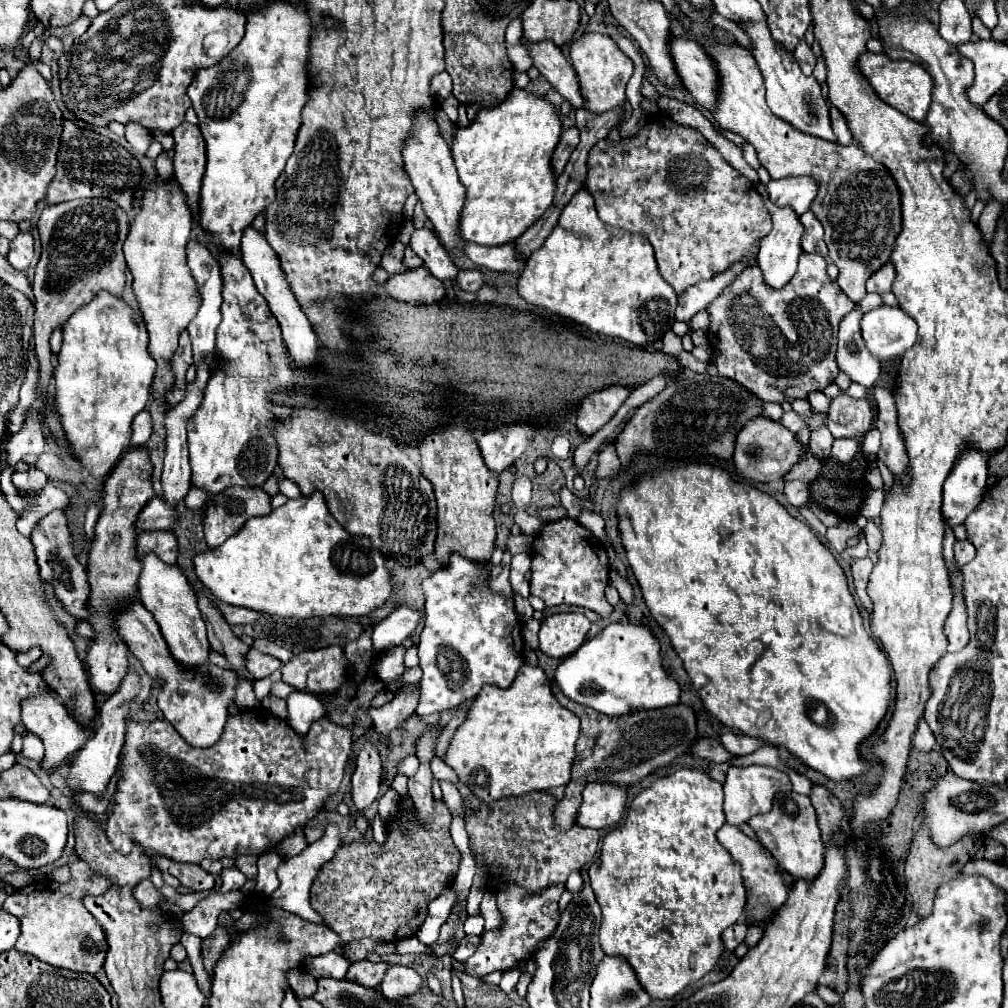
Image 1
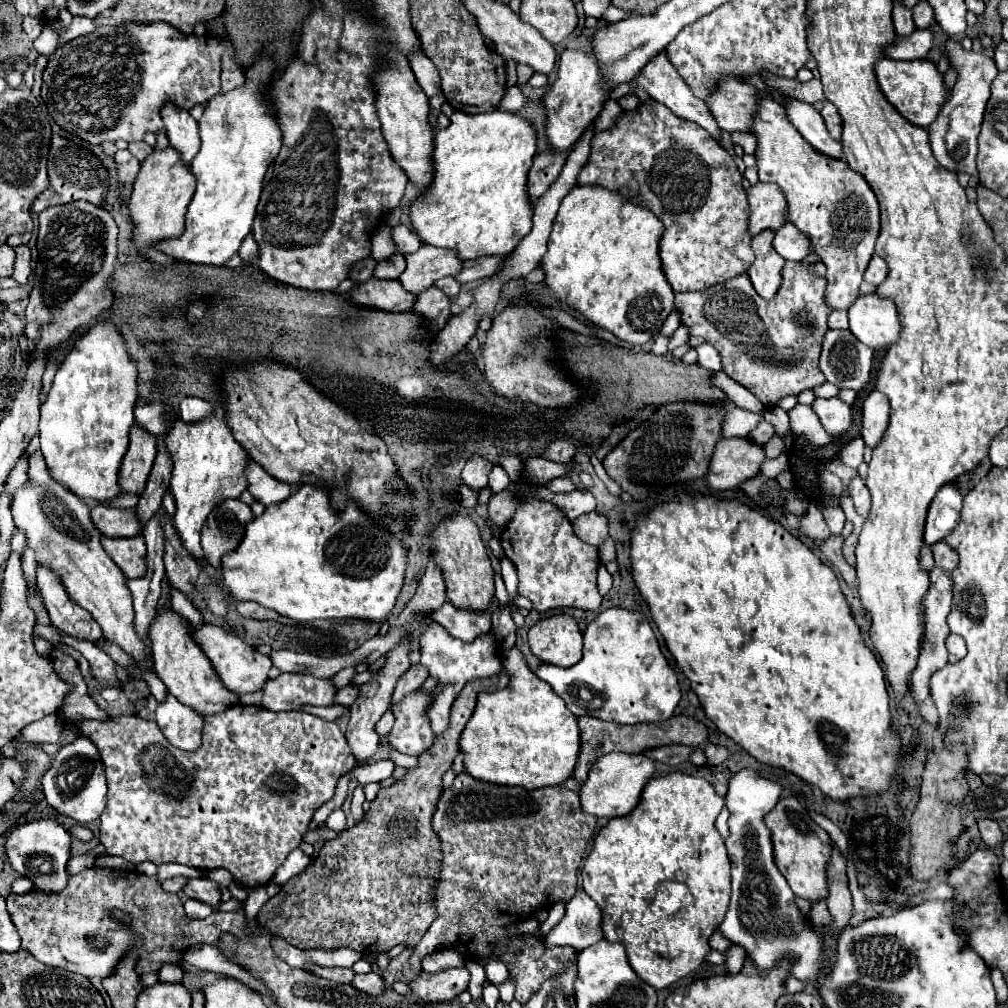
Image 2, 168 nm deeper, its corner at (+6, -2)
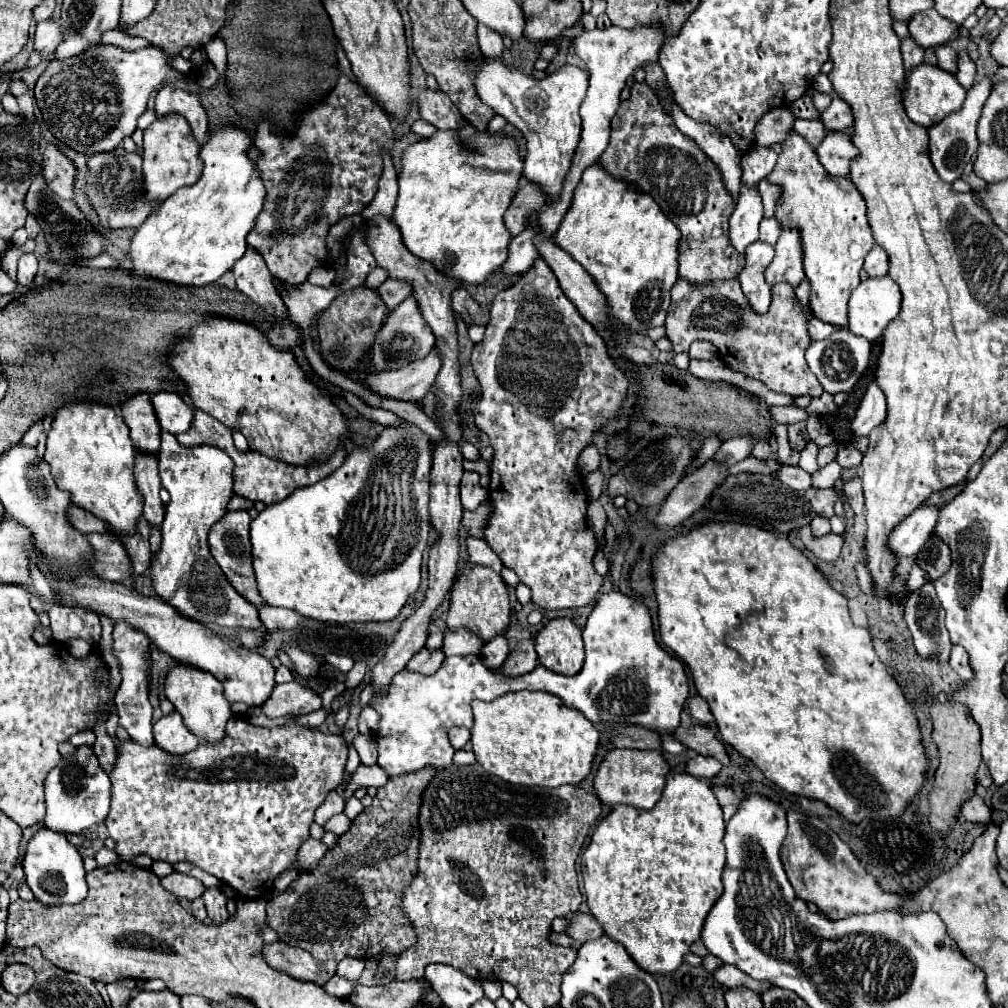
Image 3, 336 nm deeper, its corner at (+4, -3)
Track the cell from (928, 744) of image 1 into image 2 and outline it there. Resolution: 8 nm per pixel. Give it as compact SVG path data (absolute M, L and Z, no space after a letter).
M934 570L930 572L930 588L928 592L924 594L924 600L922 600L922 610L924 610L924 636L922 636L922 644L920 644L920 656L918 656L918 664L914 668L914 674L912 674L912 694L916 698L916 702L924 702L930 694L930 676L944 668L948 664L948 650L944 646L950 630L948 630L948 624L946 624L946 616L948 616L948 610L950 610L950 604L952 604L952 576L950 572L944 572L944 570Z

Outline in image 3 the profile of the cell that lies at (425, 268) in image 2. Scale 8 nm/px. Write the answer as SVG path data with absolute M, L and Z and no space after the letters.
M388 279L380 285L380 295L382 295L382 301L386 303L386 307L394 309L406 297L410 297L410 287L406 287L406 283L398 283L398 279Z

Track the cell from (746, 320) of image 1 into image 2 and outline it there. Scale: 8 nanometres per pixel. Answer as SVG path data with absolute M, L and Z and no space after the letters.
M786 262L782 268L782 284L772 300L762 300L748 282L746 274L740 274L724 284L716 284L708 290L678 292L674 298L674 312L680 314L680 322L688 328L688 336L704 336L708 342L712 342L722 356L724 372L748 388L764 406L774 406L788 394L800 394L826 382L818 368L818 356L820 342L828 330L826 318L832 310L824 306L826 280L812 276L808 268L808 264Z

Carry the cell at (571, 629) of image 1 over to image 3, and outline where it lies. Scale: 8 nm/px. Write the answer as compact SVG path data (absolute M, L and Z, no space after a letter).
M552 619L536 635L536 653L550 671L576 675L584 665L582 631L570 619Z

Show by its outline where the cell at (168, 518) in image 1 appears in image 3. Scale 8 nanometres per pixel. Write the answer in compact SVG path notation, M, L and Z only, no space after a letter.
M74 505L68 511L68 519L84 535L94 533L94 531L98 531L98 533L106 531L106 523L102 523L102 519L94 519L94 515L90 515L88 511L82 511L80 507L74 507Z

